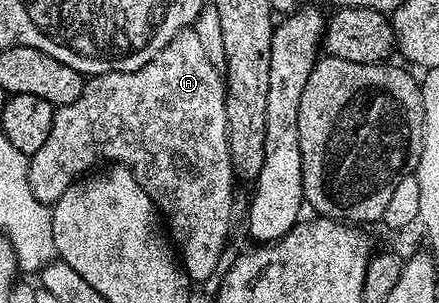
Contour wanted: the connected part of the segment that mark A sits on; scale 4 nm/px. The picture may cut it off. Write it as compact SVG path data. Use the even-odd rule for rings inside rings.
M194 28L182 29L150 63L135 71L113 71L112 73L96 73L86 78L81 95L73 99L73 103L58 106L53 115L53 127L49 127L49 139L45 145L29 157L29 187L33 195L42 205L51 207L65 195L65 191L75 181L80 180L88 171L94 170L98 161L123 165L137 179L137 183L149 195L155 208L159 210L174 248L181 254L181 264L192 282L207 281L215 272L218 274L219 260L223 257L223 248L227 245L227 236L231 233L231 204L235 201L235 181L237 174L235 166L231 164L231 152L227 142L227 86L221 69L214 66L205 55L205 50L200 40L197 39Z

